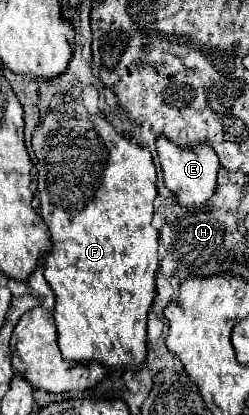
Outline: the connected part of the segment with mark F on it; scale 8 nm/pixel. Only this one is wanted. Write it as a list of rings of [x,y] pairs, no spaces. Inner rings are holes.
[[[75,105],[73,109],[53,109],[51,113],[47,113],[37,131],[33,133],[33,149],[37,155],[37,195],[41,199],[41,215],[51,231],[51,239],[53,239],[53,249],[51,253],[45,257],[45,279],[51,285],[53,293],[55,293],[55,325],[57,325],[57,333],[59,333],[59,349],[63,359],[73,361],[73,363],[83,363],[83,361],[97,361],[105,367],[111,369],[141,369],[141,365],[145,363],[145,355],[147,355],[147,315],[149,309],[153,305],[155,299],[155,277],[159,271],[159,233],[153,227],[153,201],[157,197],[157,187],[155,187],[155,165],[151,159],[151,153],[145,147],[139,147],[137,143],[133,143],[131,139],[123,137],[121,133],[117,133],[99,113],[89,113],[85,111],[83,105]]]

